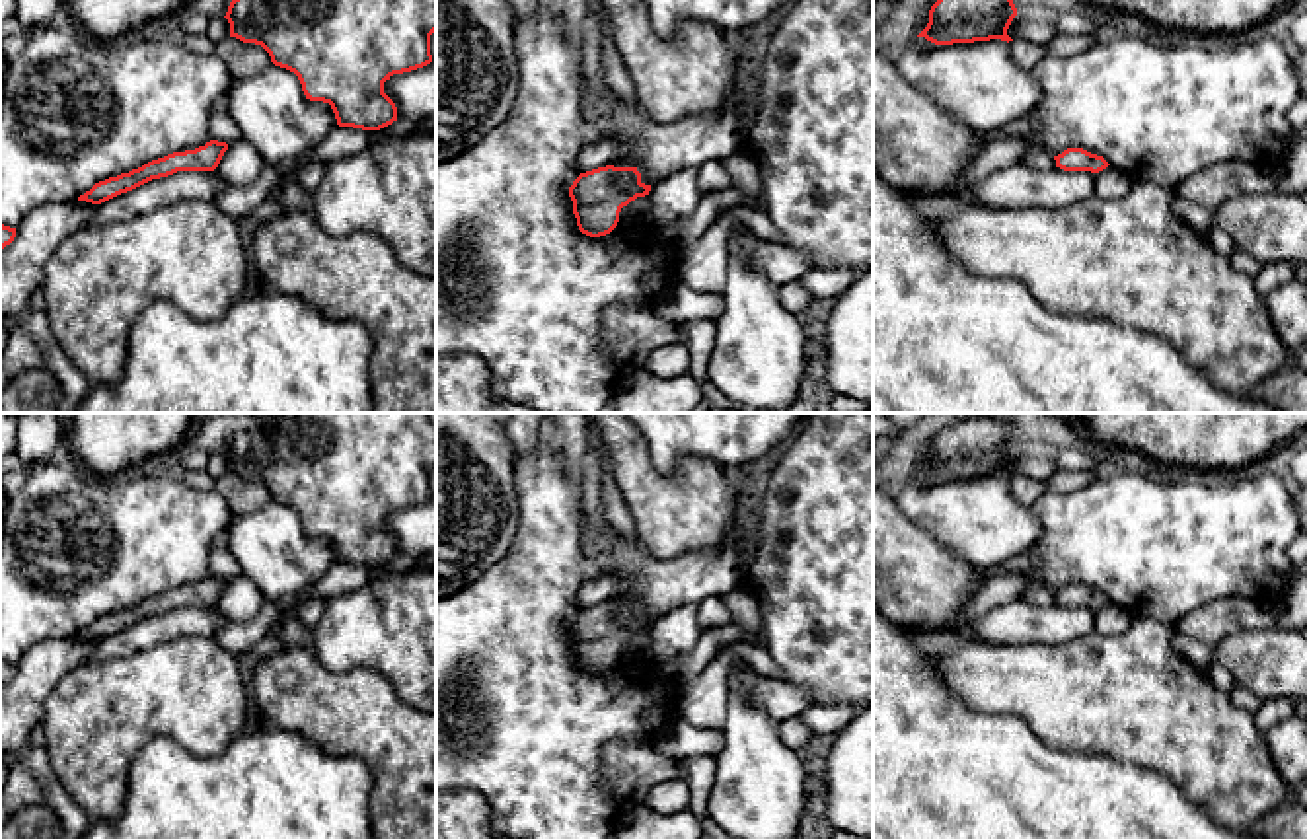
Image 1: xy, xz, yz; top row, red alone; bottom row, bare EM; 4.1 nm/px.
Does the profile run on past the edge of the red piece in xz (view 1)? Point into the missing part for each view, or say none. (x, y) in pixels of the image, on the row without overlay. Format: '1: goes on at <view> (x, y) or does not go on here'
1: does not go on here

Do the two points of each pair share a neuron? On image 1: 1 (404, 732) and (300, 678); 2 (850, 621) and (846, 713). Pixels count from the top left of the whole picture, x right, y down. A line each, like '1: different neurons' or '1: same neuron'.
1: same neuron
2: different neurons

